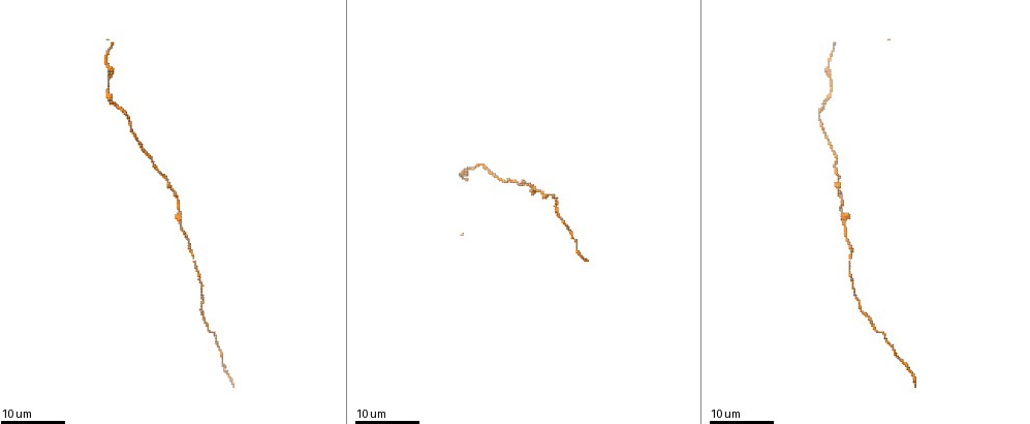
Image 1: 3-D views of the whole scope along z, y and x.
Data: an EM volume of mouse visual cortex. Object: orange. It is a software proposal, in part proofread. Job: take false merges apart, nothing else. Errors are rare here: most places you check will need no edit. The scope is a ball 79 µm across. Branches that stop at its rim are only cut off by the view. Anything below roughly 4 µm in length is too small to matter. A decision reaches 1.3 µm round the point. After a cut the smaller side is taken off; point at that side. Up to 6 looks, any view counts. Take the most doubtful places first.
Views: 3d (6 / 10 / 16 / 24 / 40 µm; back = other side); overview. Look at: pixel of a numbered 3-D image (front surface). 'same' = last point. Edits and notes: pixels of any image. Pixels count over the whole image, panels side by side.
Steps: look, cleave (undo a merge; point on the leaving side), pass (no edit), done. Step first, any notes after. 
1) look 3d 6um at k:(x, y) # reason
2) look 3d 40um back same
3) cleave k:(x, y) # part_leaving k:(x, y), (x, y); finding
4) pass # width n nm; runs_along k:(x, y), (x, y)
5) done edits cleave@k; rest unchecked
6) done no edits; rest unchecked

look 3d 16um at 1:(843, 227) # thick turns thin

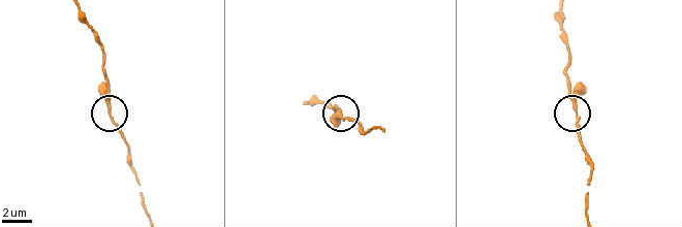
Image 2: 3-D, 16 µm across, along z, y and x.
look 3d 10um at 2:(341, 119)

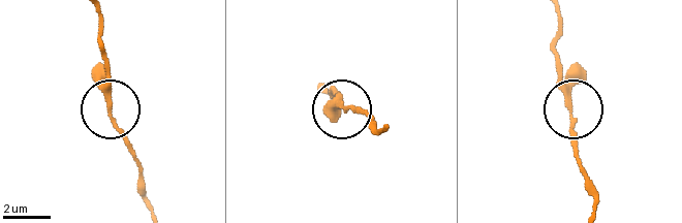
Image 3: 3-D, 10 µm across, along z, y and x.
pass # runs_along 3:(97, 16), (110, 117), (136, 156); continuous, no second neuron

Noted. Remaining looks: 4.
look 3d 24um at 1:(174, 191)

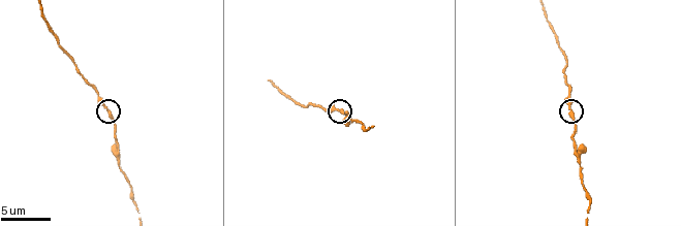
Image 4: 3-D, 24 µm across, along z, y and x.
look 3d 6um at 4:(341, 111)

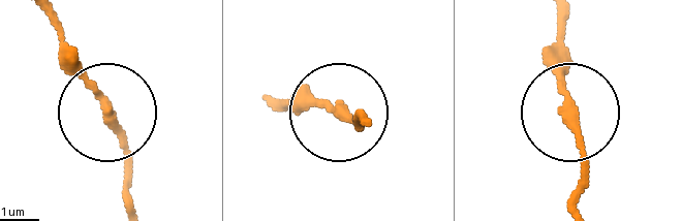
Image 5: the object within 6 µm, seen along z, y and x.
pass # width 240 nm; runs_along 5:(110, 107), (122, 200); one neuron here

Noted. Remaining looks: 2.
look 3d 24um at 1:(900, 359) # thick turns thin

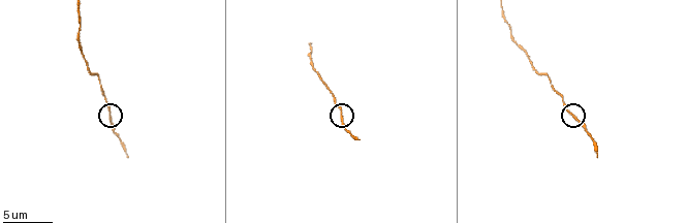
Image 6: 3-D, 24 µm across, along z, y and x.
look 3d 10um at 6:(342, 112)

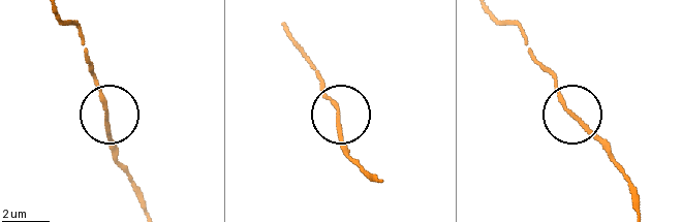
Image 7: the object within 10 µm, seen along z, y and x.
pass # runs_along 7:(60, 17), (82, 34), (112, 151); continuous, no second neuron

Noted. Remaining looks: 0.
done no edits; rest unchecked

